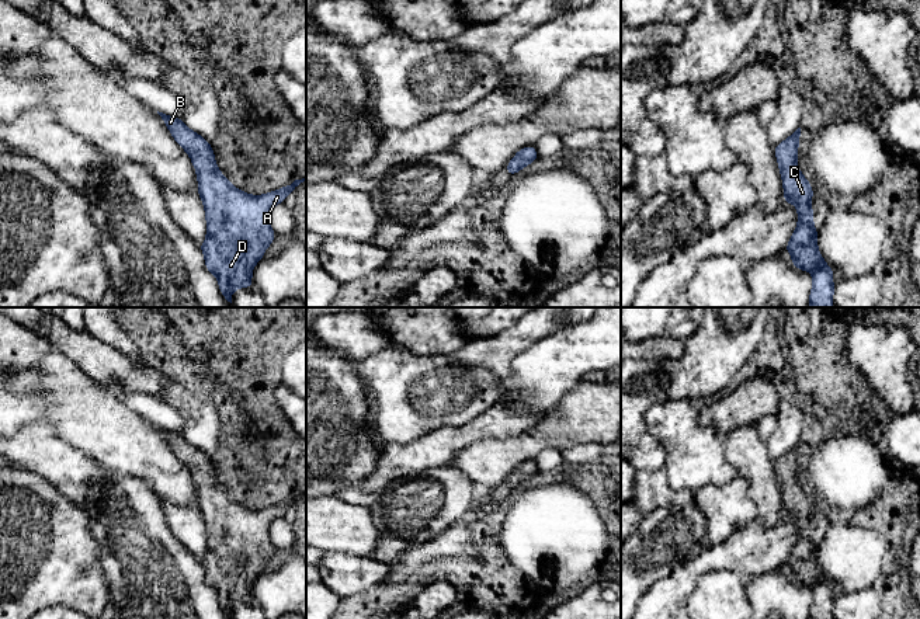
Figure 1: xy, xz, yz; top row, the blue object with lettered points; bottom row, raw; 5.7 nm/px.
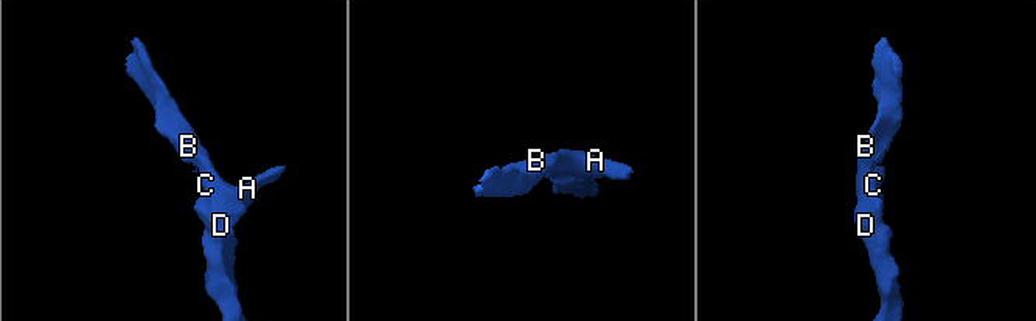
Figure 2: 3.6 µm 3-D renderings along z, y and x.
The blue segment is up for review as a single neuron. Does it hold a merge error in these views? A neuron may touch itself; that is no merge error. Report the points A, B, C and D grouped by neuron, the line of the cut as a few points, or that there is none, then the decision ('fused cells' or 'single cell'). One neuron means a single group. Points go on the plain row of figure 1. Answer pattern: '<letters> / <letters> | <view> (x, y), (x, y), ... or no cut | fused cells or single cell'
A B C D | no cut | single cell

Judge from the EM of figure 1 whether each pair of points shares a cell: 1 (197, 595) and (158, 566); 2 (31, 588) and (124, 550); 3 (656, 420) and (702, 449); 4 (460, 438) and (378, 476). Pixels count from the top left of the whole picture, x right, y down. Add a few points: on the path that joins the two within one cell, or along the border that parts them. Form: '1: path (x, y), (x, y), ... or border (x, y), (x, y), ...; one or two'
1: path (187, 588), (180, 588), (167, 576); one
2: border (90, 529), (111, 591); two
3: path (667, 421), (691, 445); one
4: path (440, 447), (416, 458), (398, 461); one

